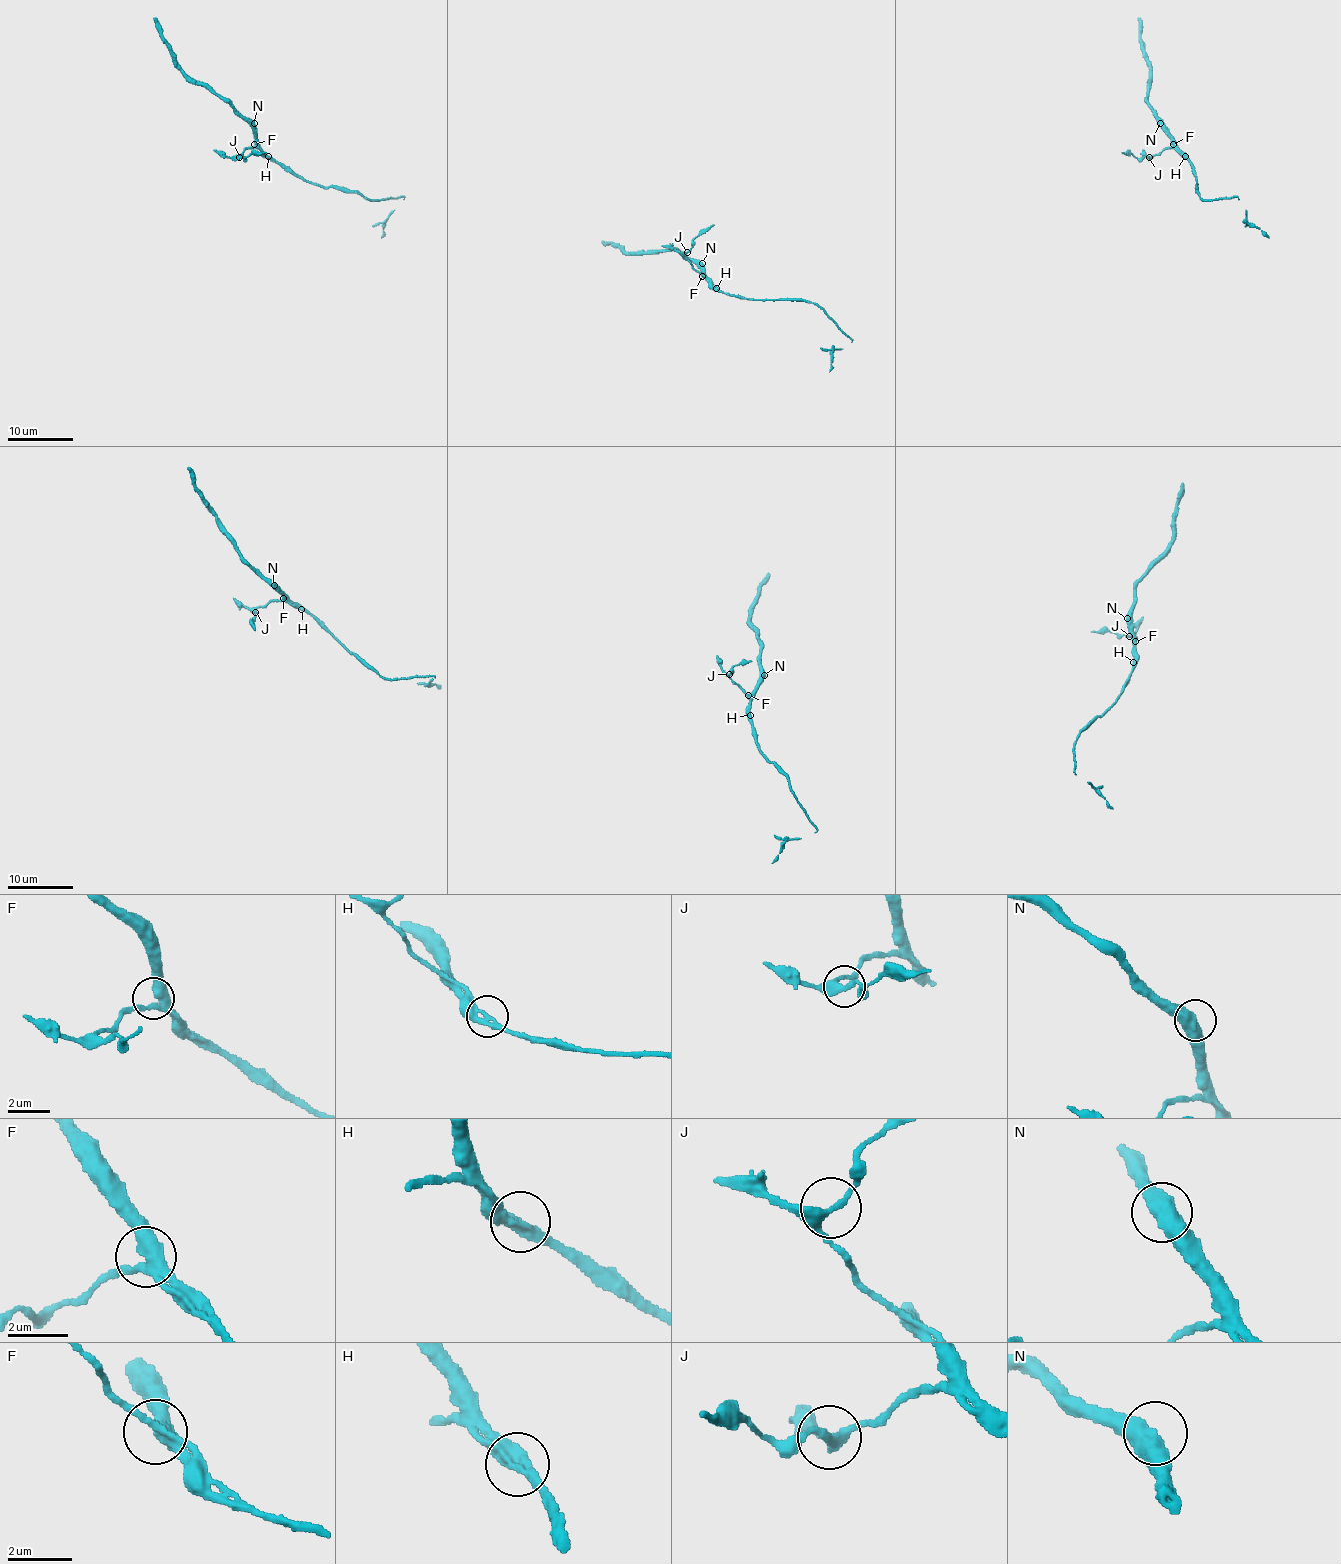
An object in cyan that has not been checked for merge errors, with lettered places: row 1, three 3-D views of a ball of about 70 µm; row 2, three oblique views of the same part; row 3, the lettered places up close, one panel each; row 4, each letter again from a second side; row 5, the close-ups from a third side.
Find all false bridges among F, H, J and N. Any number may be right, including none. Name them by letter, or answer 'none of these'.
none of these

